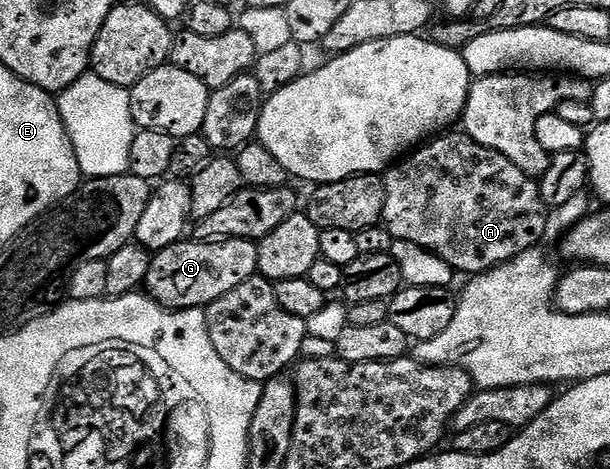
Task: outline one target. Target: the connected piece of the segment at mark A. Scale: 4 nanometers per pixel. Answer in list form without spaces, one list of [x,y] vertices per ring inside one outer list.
[[[441,133],[436,137],[430,138],[424,145],[418,146],[412,153],[406,154],[404,158],[393,164],[384,172],[385,181],[385,200],[383,201],[383,226],[390,232],[394,239],[399,241],[411,241],[411,245],[419,245],[447,261],[447,265],[453,267],[454,272],[461,273],[466,271],[466,276],[476,277],[484,275],[486,271],[493,270],[503,263],[512,263],[520,255],[532,252],[533,247],[540,239],[546,238],[545,221],[547,218],[547,208],[541,202],[541,189],[538,180],[533,179],[519,165],[511,165],[503,153],[499,153],[490,147],[479,145],[467,134],[458,133],[458,135],[449,135],[453,133]]]

